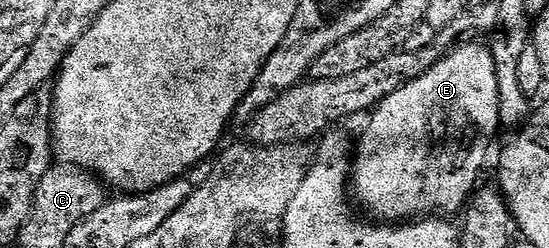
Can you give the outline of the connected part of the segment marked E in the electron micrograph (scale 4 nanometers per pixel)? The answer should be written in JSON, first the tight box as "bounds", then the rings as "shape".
{"bounds":[351,43,499,222],"shape":[[[484,43],[464,44],[456,48],[454,52],[447,53],[443,59],[427,74],[423,74],[414,81],[407,82],[401,89],[397,90],[390,97],[387,97],[381,104],[373,108],[369,125],[361,136],[361,145],[356,145],[355,159],[351,164],[351,196],[358,205],[362,204],[370,212],[372,219],[377,222],[413,222],[418,218],[433,218],[438,214],[449,214],[445,212],[460,213],[469,203],[470,196],[478,187],[477,179],[481,176],[481,167],[489,156],[489,143],[493,135],[499,132],[499,81],[495,78],[495,62],[491,58],[488,47]]]}

